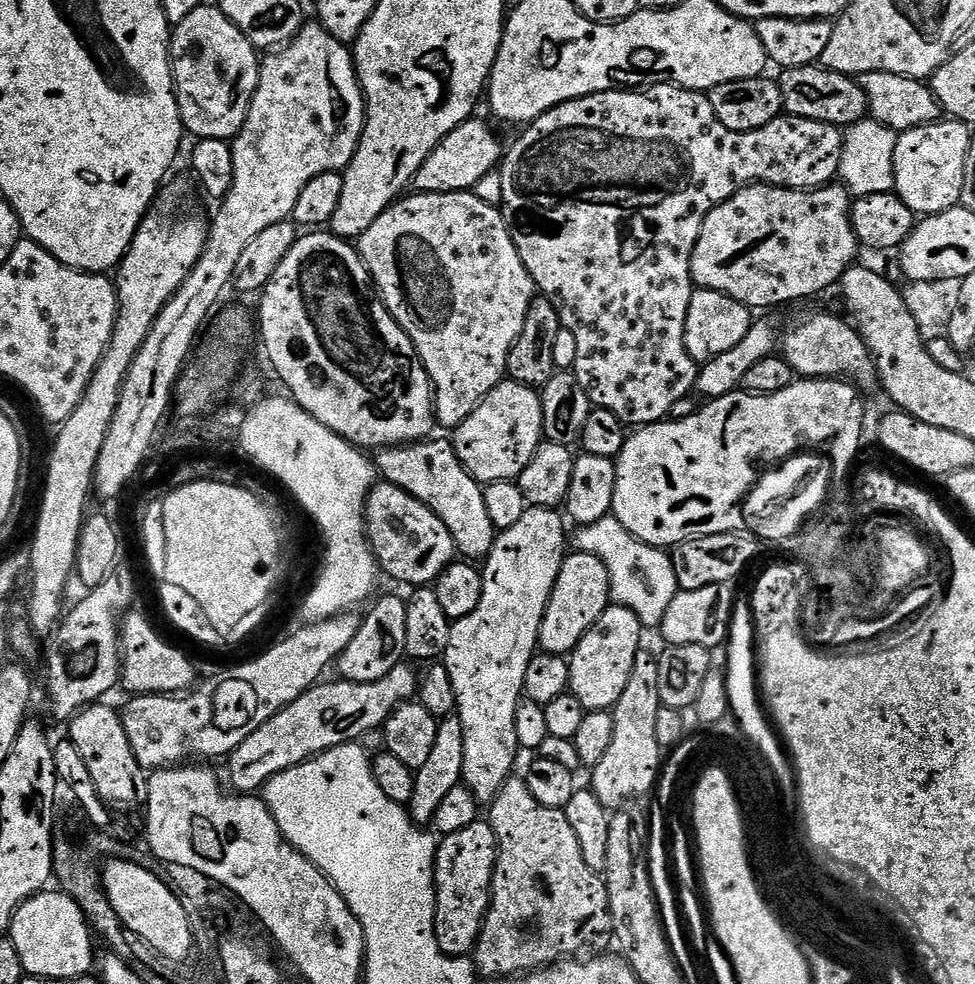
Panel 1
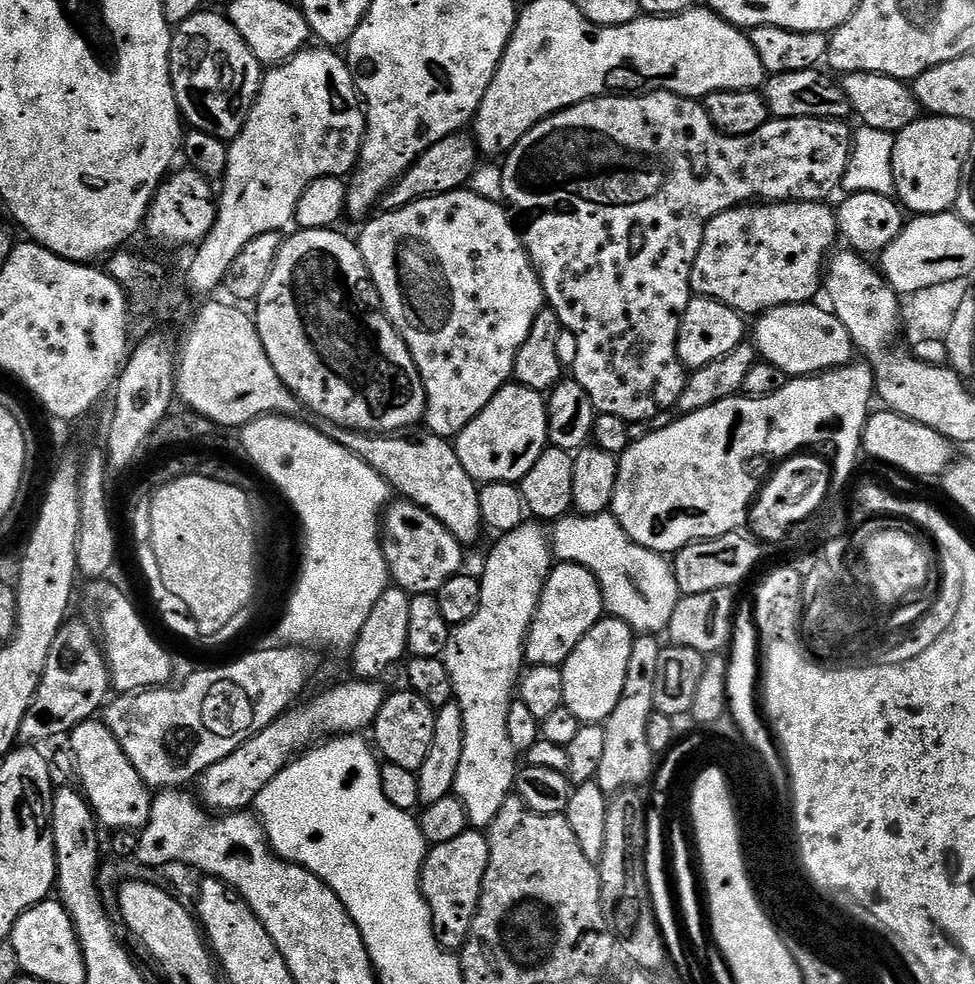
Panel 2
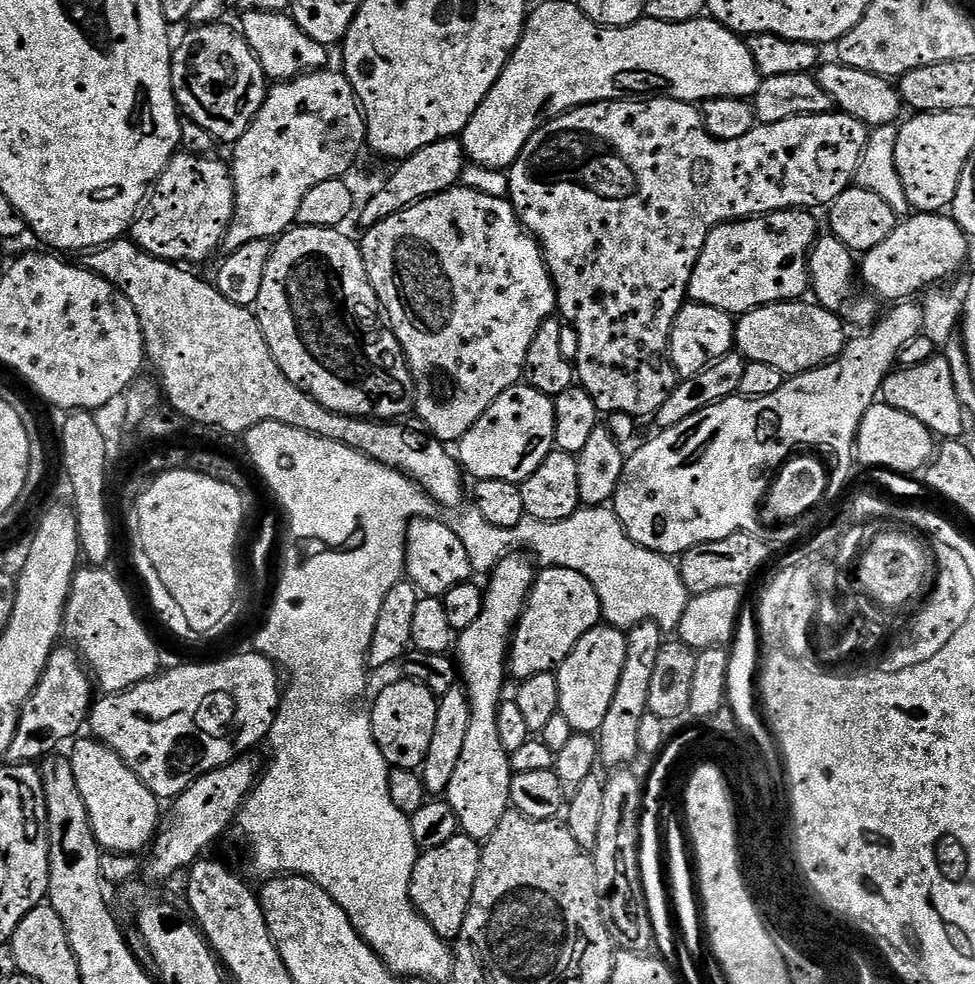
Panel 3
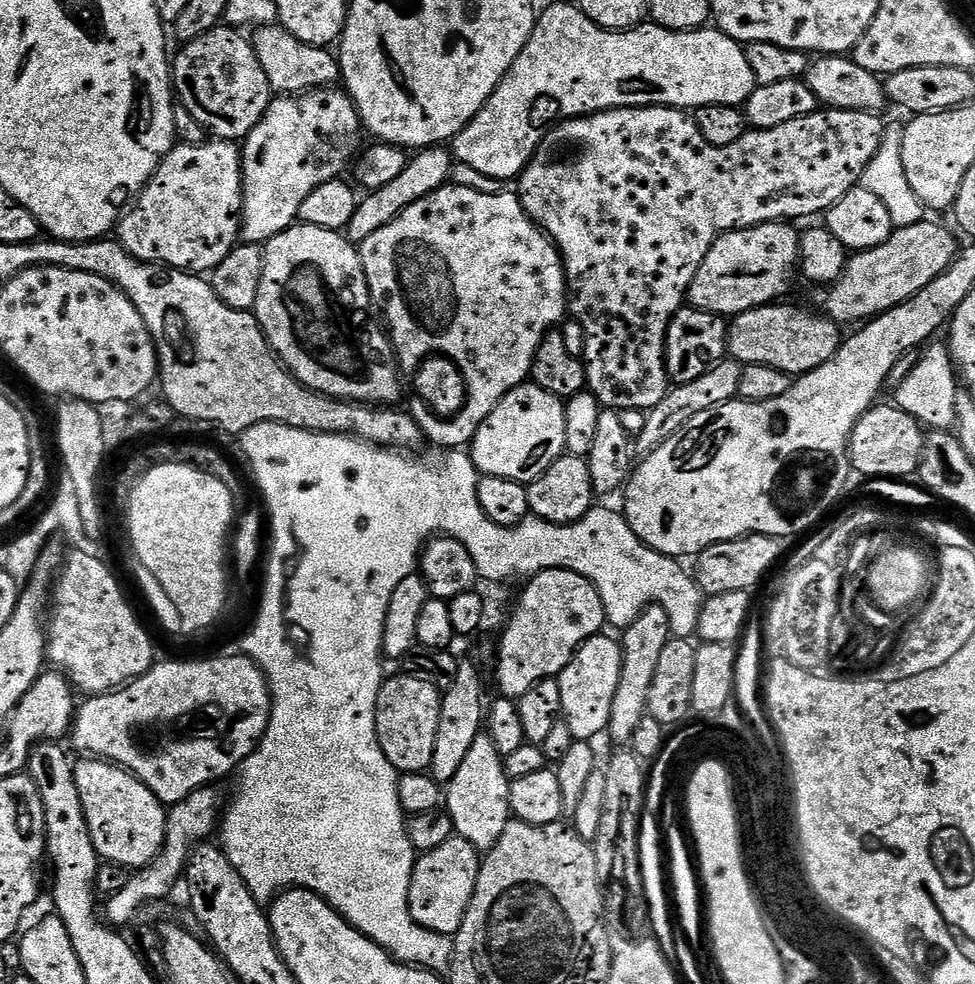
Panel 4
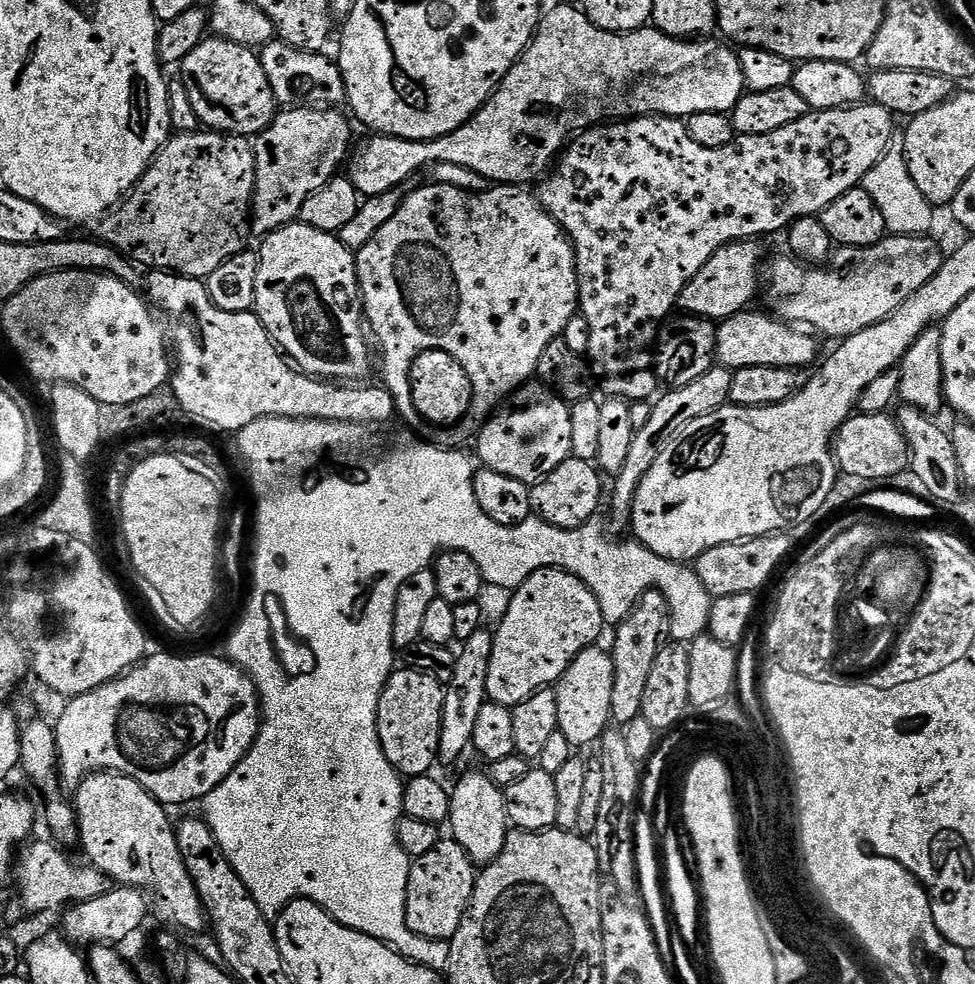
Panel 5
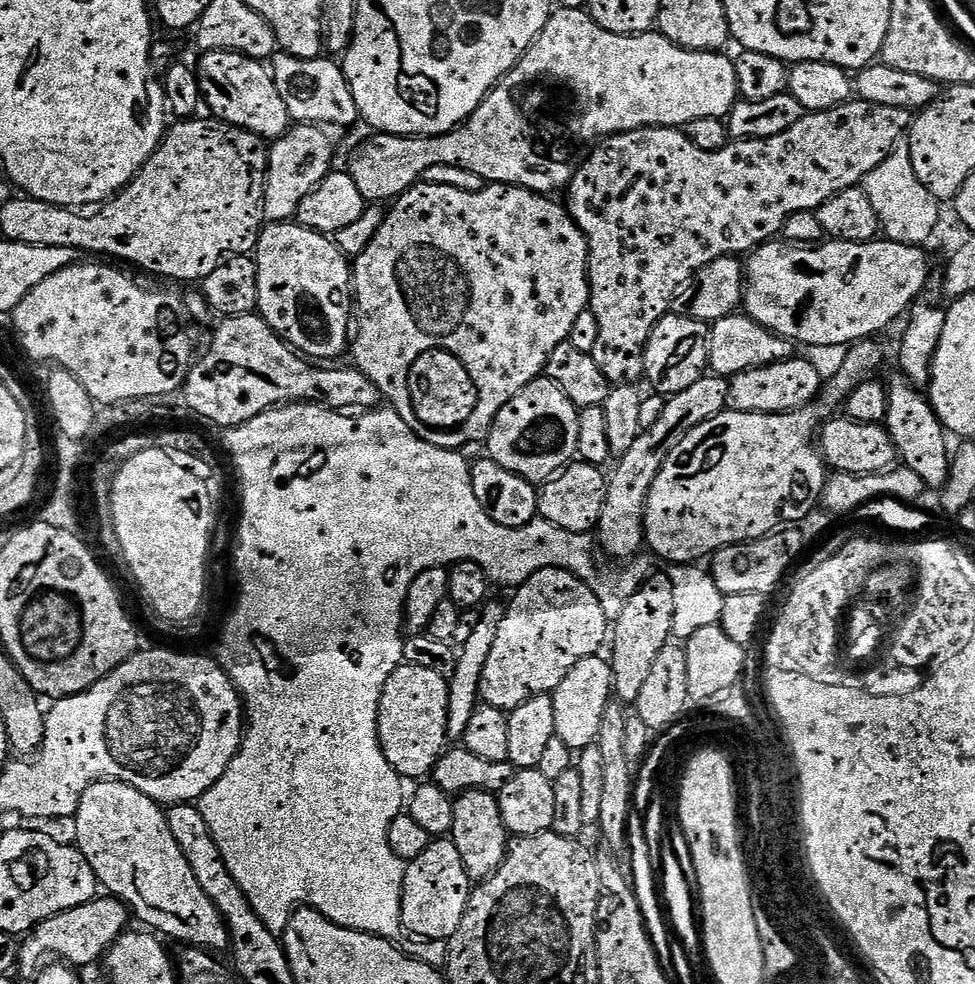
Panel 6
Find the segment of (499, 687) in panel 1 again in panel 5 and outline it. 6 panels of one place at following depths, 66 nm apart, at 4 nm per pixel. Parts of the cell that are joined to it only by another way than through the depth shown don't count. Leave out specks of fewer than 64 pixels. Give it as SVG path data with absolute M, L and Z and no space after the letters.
M487 771L468 772L457 782L456 788L454 784L451 793L447 823L447 827L452 828L451 839L458 841L462 850L466 850L473 865L483 866L494 862L498 854L502 854L502 846L510 831L505 789L497 784Z

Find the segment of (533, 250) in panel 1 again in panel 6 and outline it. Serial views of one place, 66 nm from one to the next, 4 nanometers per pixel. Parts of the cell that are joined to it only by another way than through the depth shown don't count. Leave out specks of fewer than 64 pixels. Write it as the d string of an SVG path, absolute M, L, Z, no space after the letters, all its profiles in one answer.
M853 98L848 103L831 108L825 112L810 112L804 115L798 122L794 122L794 126L790 126L790 130L782 130L782 134L774 134L774 138L762 138L761 140L732 140L722 150L698 150L698 146L694 146L694 142L690 142L690 138L681 129L678 128L639 128L638 130L630 130L629 132L620 132L616 136L609 136L603 142L597 143L596 148L592 152L592 157L589 158L585 164L581 163L576 169L575 176L572 177L566 189L566 207L568 213L572 215L572 221L576 223L582 230L582 234L588 243L588 302L590 311L594 314L594 318L598 318L598 343L595 344L594 350L591 352L594 362L598 362L598 370L602 370L602 374L606 374L606 378L612 385L631 384L633 386L639 385L644 380L644 351L646 350L646 342L650 338L650 334L654 330L654 326L658 326L658 322L662 317L668 315L672 311L672 304L676 300L676 295L680 293L684 285L689 280L693 280L698 274L698 270L702 270L706 266L710 266L710 262L714 262L723 256L739 257L740 252L751 254L760 247L761 244L767 244L773 238L779 237L784 230L784 223L790 218L790 214L798 214L799 212L815 212L816 209L824 205L827 200L834 198L842 190L847 188L857 187L870 174L870 170L874 170L878 166L882 166L882 162L886 162L886 158L892 151L895 150L897 144L905 139L906 133L914 119L913 113L906 108L899 108L898 106L878 106L874 102L866 102L859 98Z

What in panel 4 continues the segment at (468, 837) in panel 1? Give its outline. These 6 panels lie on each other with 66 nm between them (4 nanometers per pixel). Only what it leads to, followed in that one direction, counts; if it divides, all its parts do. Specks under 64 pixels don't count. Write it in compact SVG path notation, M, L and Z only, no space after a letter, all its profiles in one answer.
M455 834L442 842L438 850L423 853L412 871L408 895L408 905L414 922L439 936L455 937L466 918L466 910L478 882L481 859L481 853L473 844Z

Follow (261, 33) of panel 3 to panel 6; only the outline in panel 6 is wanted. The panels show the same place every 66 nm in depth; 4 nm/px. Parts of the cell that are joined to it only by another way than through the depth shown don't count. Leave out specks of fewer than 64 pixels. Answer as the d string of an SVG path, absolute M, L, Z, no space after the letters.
M277 51L270 61L270 71L272 80L278 86L278 94L282 94L282 102L286 102L289 117L293 121L348 128L355 120L361 119L358 106L354 102L354 94L344 77L343 67L335 59L303 60L294 58L289 52Z

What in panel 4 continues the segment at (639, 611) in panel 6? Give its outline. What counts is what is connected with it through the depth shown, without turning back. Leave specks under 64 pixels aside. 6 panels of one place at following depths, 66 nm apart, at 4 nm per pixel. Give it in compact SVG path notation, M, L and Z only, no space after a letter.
M652 604L634 622L622 632L622 674L618 678L618 690L614 690L614 706L610 710L610 722L607 735L617 740L617 745L624 746L631 741L648 710L650 682L654 682L654 669L666 642L673 639L670 618L660 604Z

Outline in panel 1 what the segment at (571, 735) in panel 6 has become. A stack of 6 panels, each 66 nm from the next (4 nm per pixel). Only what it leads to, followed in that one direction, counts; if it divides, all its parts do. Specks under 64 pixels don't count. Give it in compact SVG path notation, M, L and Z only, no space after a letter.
M613 603L570 653L570 695L590 712L606 712L615 708L618 698L622 698L622 690L626 690L626 682L630 682L630 670L634 670L634 658L642 650L640 639L644 635L646 629L639 618L630 609Z

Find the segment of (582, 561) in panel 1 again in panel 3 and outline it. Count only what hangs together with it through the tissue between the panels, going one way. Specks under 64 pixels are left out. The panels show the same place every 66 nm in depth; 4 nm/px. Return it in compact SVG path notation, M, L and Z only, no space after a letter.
M544 568L532 586L528 604L516 625L510 653L510 672L517 681L534 678L534 674L555 672L578 646L578 638L601 623L600 599L596 588L578 570Z

